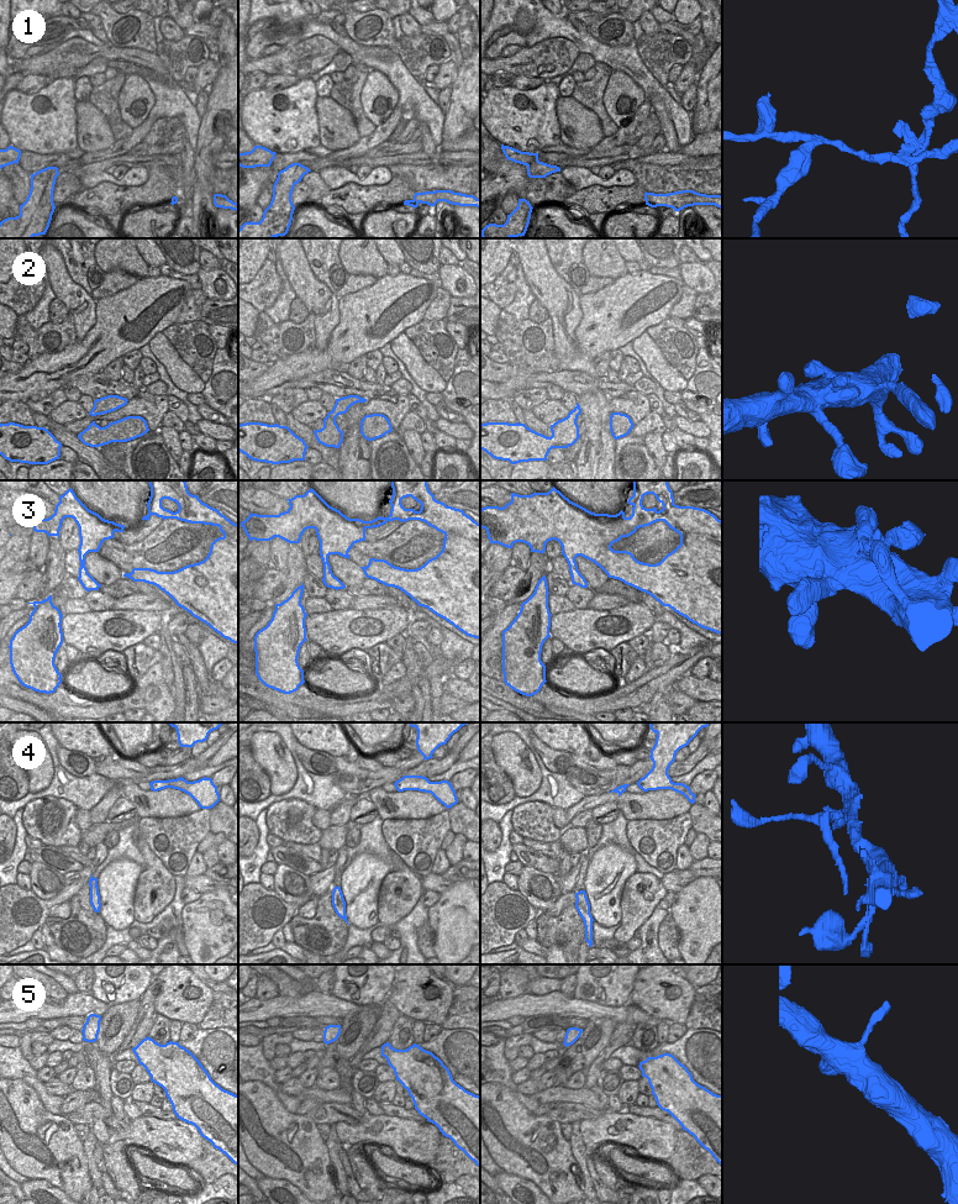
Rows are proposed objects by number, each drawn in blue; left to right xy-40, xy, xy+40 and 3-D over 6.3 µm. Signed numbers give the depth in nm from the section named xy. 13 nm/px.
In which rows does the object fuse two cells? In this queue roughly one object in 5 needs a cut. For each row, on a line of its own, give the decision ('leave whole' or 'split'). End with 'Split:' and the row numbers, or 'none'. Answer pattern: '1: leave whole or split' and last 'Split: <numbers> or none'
1: split
2: leave whole
3: leave whole
4: leave whole
5: leave whole
Split: 1

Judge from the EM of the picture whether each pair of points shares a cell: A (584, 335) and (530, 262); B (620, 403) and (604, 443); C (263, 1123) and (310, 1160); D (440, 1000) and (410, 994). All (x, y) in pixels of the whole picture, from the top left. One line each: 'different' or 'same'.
A: different
B: different
C: same
D: same

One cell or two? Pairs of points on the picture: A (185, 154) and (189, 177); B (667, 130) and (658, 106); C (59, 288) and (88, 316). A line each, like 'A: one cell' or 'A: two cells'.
A: one cell
B: one cell
C: one cell

